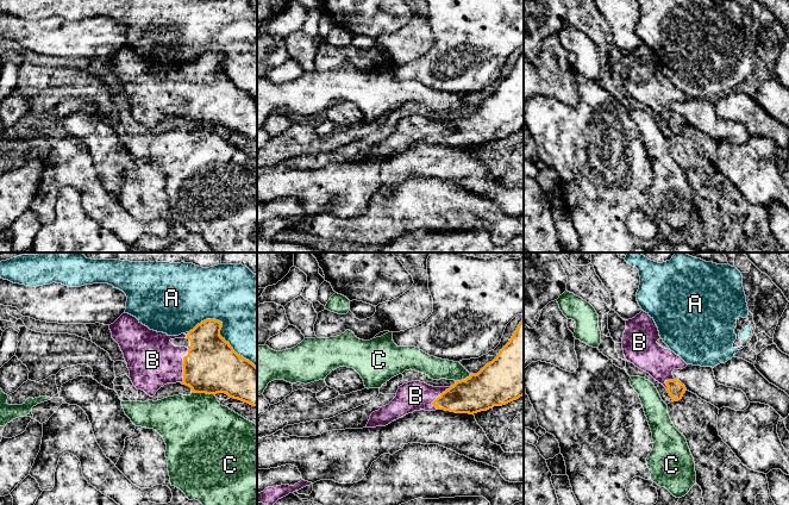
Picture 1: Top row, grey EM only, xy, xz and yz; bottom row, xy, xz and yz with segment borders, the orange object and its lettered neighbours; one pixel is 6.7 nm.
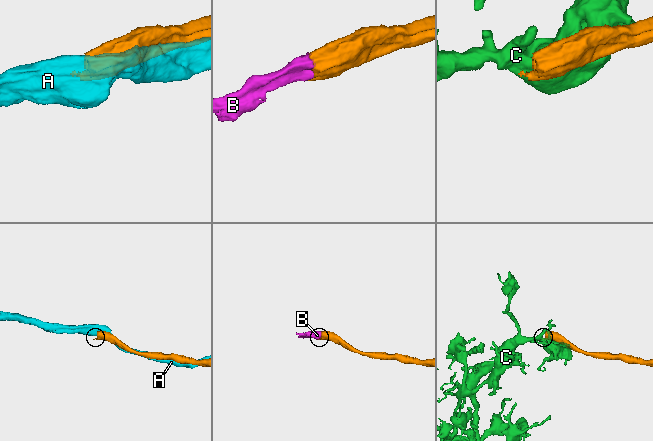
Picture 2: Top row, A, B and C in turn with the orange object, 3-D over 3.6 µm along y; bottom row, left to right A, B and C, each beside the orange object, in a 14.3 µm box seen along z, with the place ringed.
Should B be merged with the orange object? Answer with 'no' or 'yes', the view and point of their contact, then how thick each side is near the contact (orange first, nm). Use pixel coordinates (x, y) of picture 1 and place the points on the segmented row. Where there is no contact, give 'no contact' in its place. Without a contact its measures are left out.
yes; meets orange in xy at (183, 366); 360 nm thick on the orange side, 360 nm on the other

